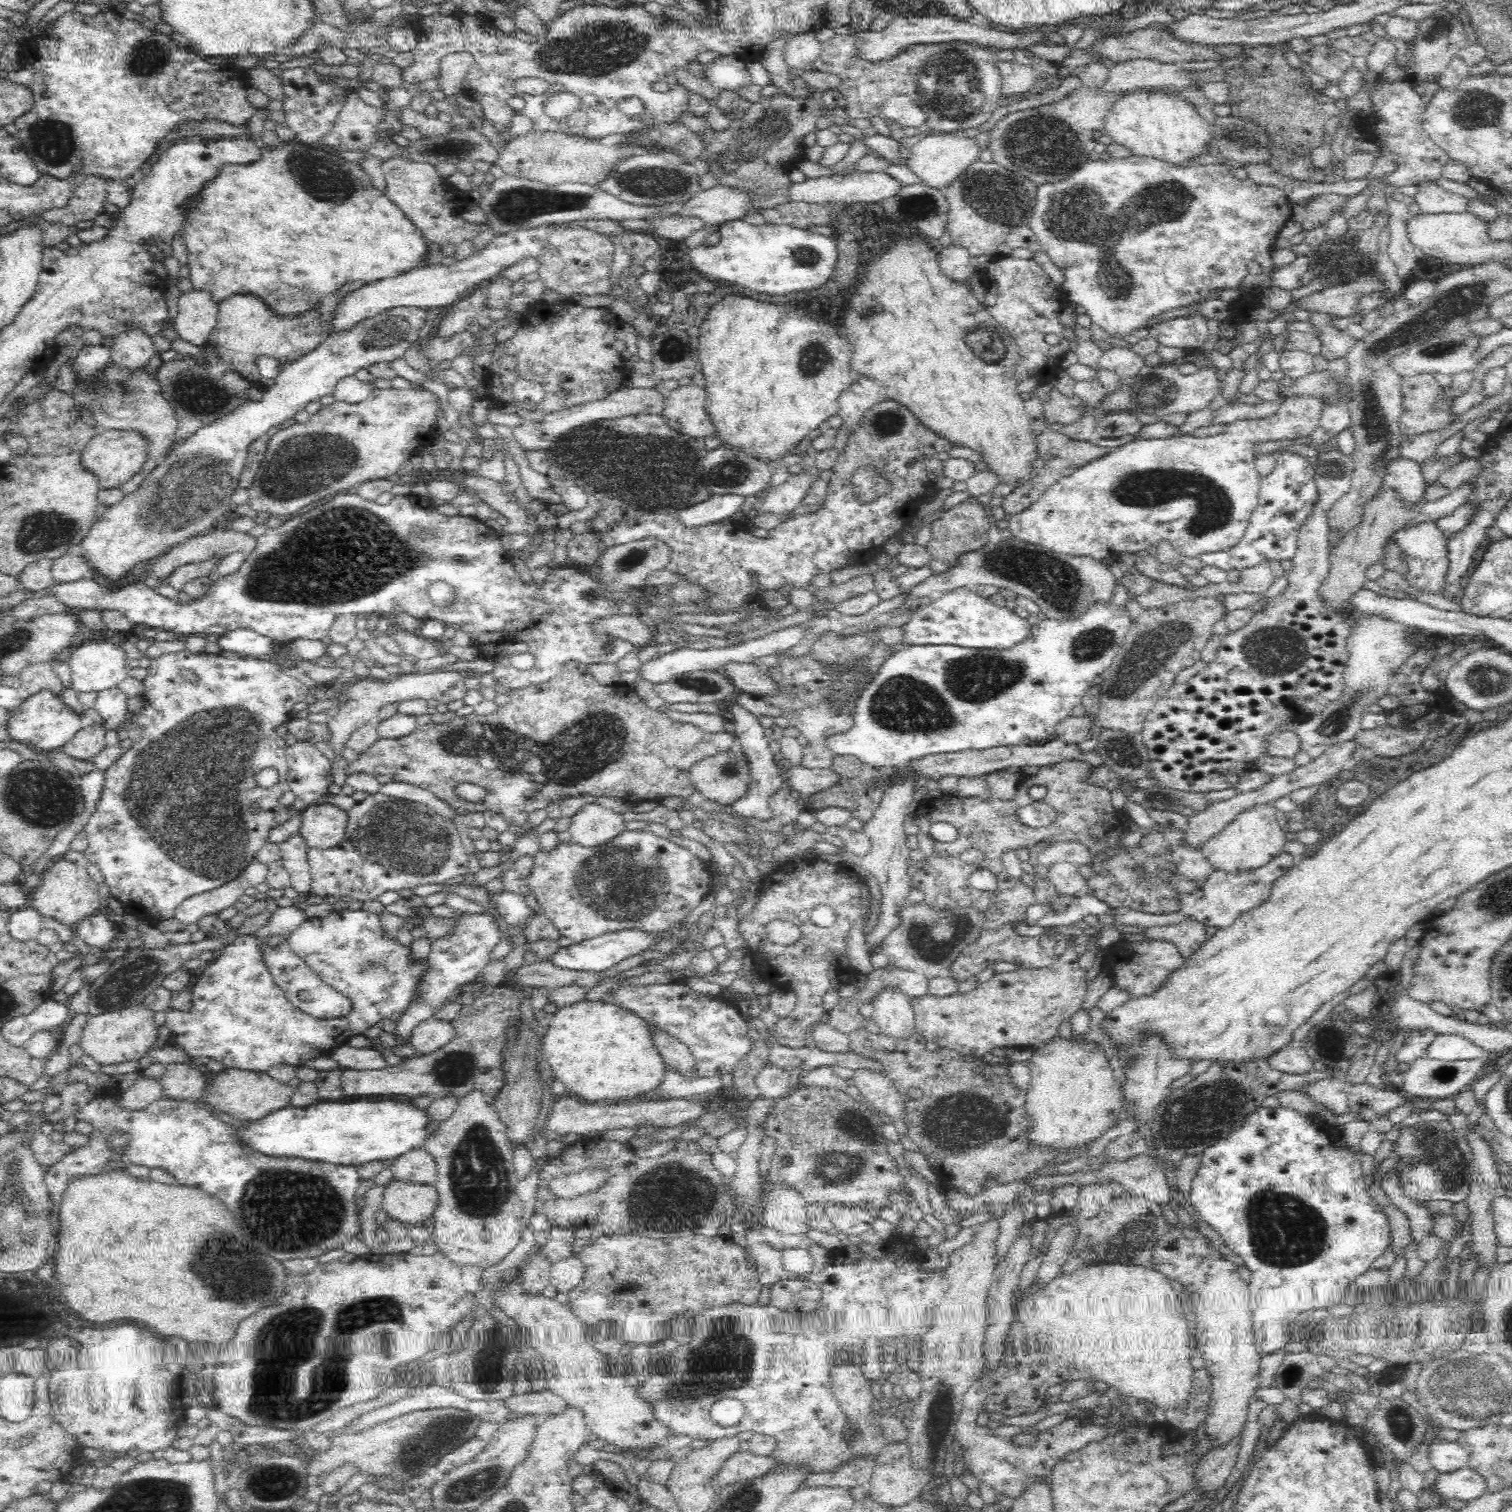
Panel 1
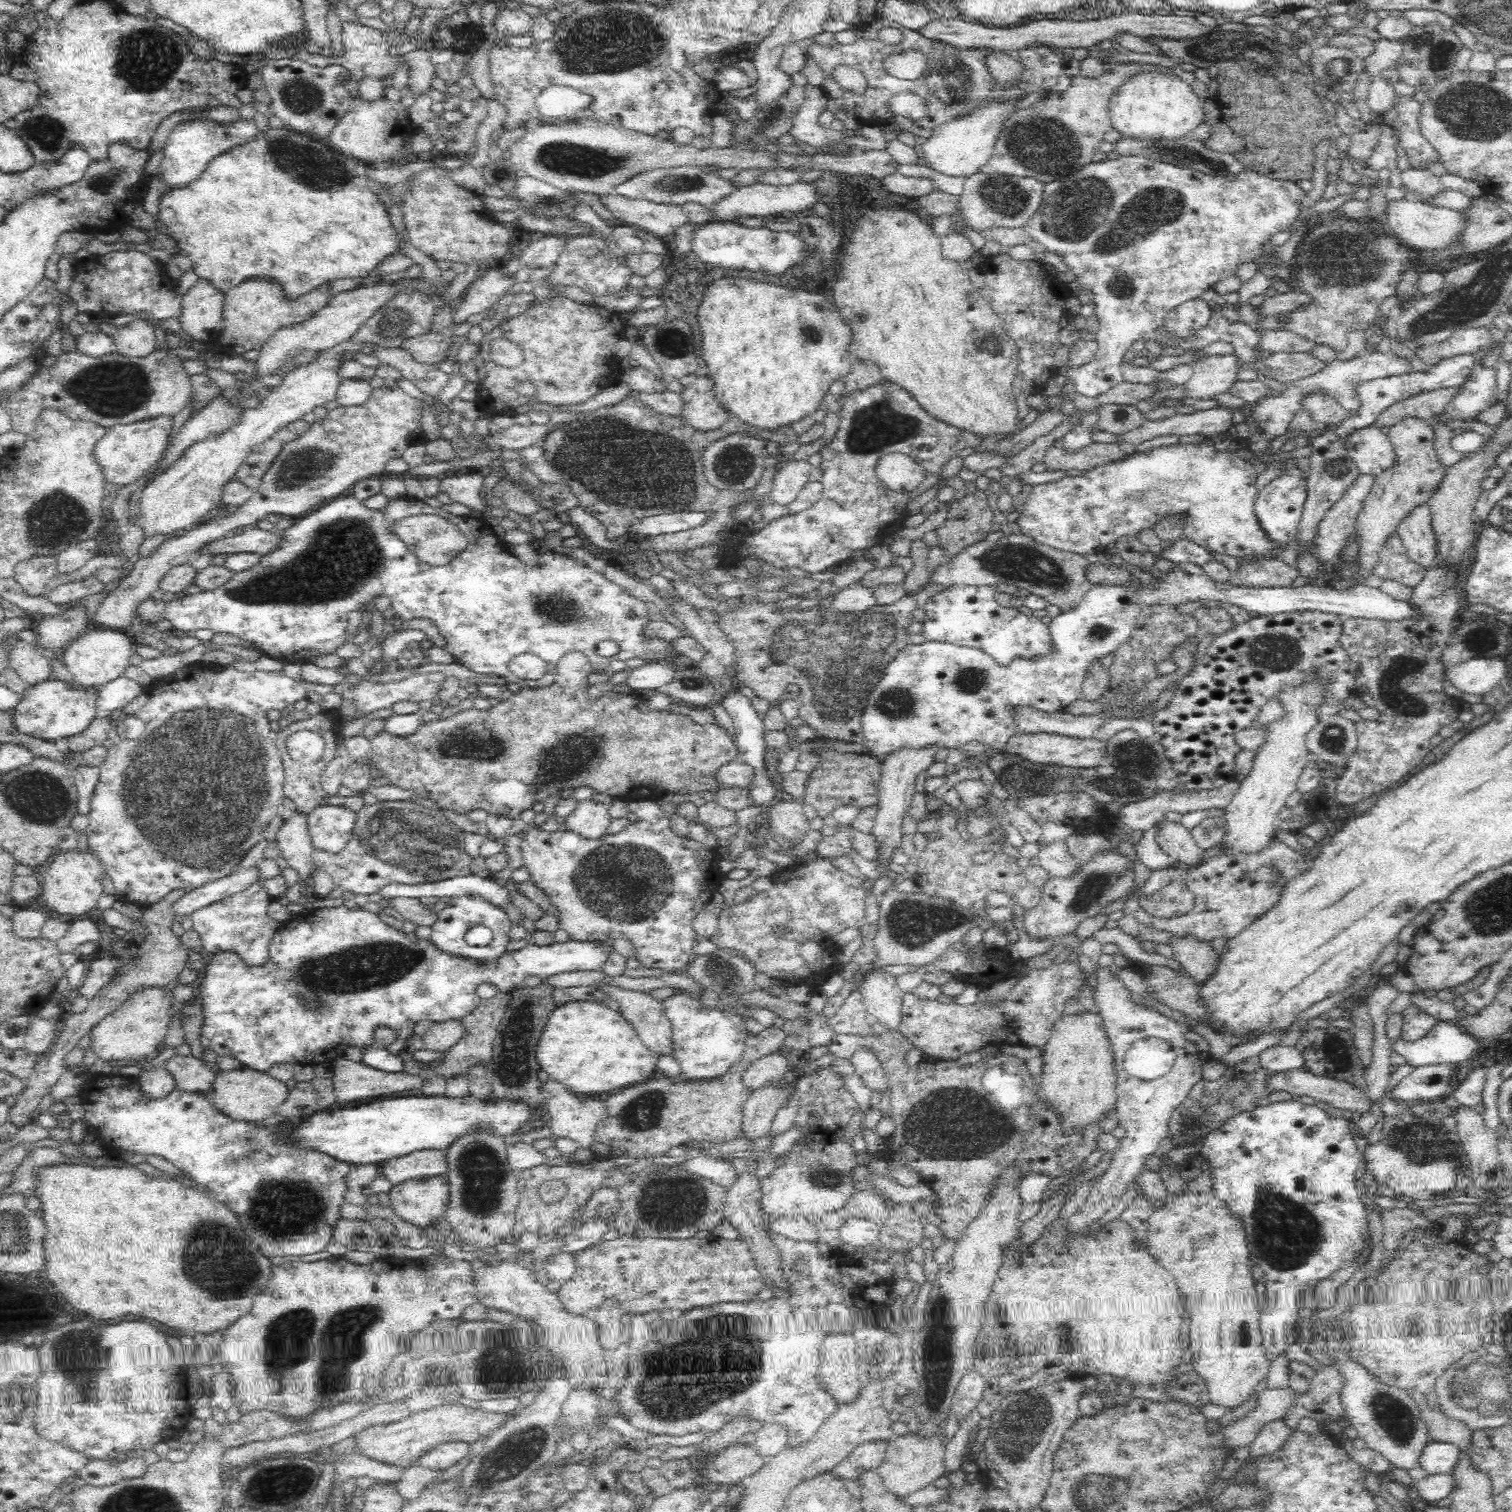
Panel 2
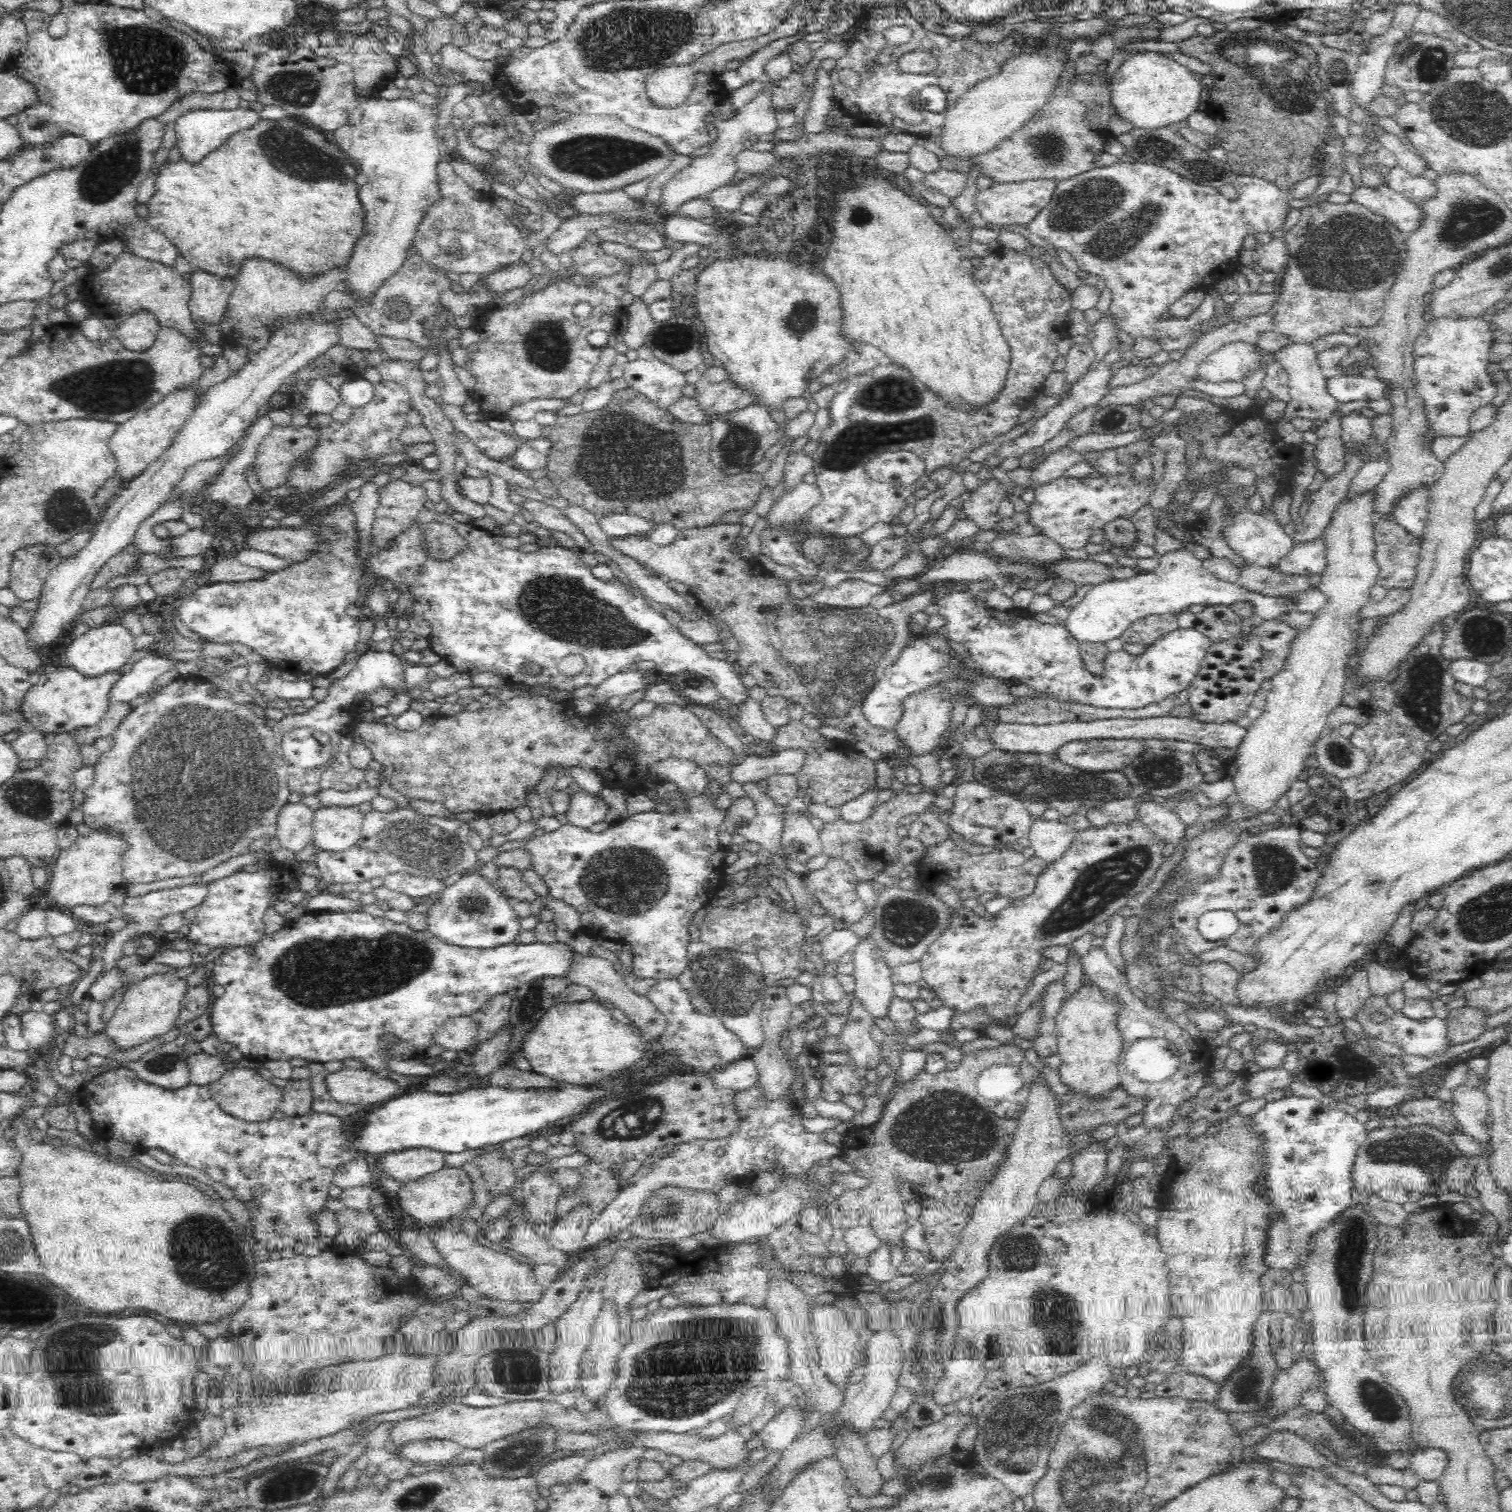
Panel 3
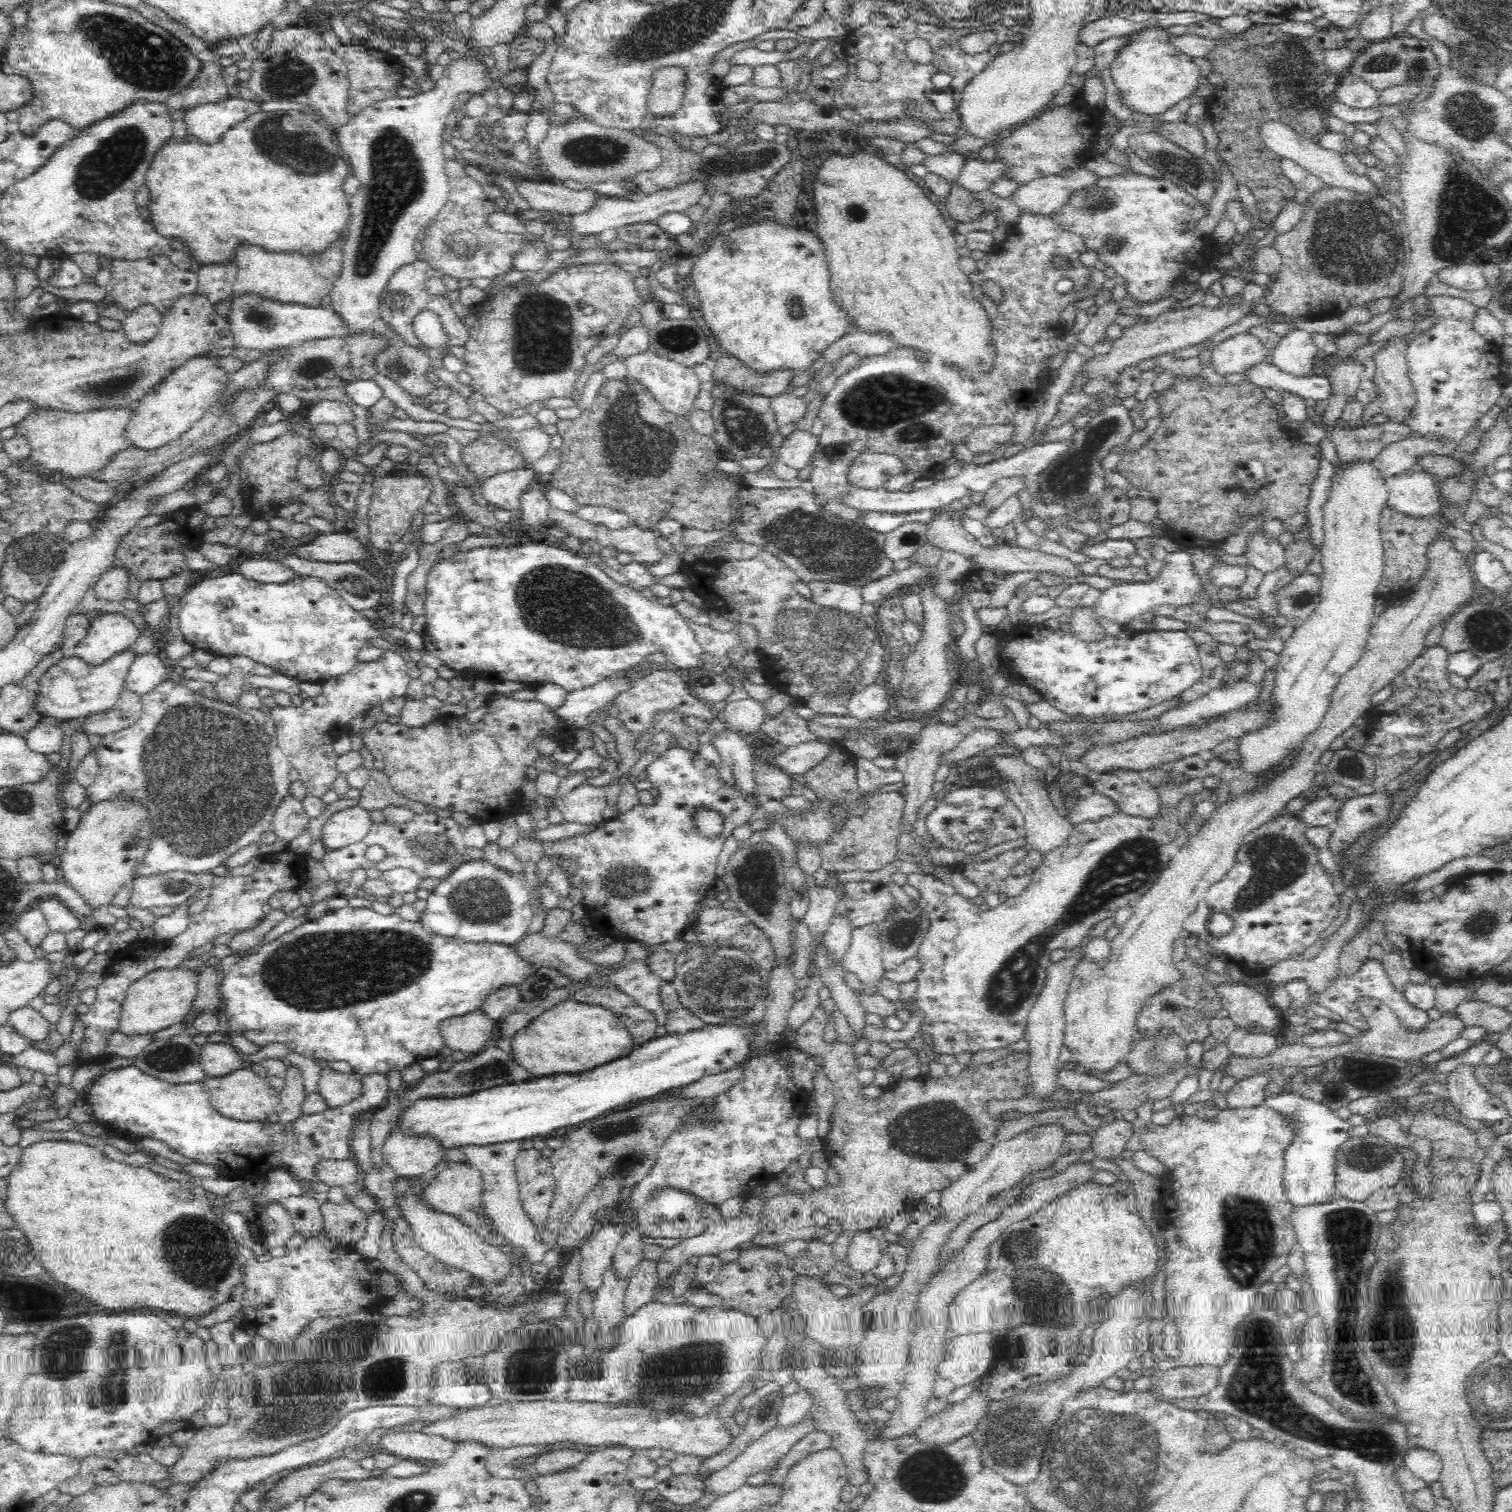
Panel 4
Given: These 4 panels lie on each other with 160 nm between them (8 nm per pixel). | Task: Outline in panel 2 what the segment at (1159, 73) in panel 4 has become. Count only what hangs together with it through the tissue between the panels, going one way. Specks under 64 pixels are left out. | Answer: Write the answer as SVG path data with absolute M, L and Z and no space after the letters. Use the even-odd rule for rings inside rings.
M1138 74L1134 80L1128 80L1110 98L1109 118L1111 128L1120 132L1122 137L1134 140L1182 140L1192 134L1198 126L1205 124L1203 102L1190 84L1186 84L1170 74Z

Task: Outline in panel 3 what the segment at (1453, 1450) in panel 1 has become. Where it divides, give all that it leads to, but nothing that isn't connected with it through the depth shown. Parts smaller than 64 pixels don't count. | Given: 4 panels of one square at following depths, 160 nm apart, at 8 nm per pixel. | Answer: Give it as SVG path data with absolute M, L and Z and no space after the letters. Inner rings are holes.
M1418 1448L1411 1455L1412 1470L1421 1481L1438 1480L1446 1470L1448 1457L1442 1448Z

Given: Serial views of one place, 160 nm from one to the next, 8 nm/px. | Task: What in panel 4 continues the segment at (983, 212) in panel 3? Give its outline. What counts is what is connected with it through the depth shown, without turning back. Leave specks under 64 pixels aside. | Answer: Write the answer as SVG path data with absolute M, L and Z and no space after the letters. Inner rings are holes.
M1085 167L1076 172L1038 177L1018 186L1009 199L1016 204L1021 214L1027 212L1034 216L1049 216L1066 204L1076 189L1092 184L1097 178Z

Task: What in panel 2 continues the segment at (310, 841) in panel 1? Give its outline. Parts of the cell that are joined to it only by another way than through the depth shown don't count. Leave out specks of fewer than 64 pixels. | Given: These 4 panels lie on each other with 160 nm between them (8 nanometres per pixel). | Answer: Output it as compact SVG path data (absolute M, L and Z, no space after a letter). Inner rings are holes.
M321 805L306 815L313 849L340 852L351 840L356 813L342 806Z

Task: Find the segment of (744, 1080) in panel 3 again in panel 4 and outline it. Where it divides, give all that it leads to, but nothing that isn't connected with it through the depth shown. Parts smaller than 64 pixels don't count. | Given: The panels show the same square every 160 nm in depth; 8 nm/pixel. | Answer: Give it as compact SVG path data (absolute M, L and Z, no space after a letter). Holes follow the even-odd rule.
M744 1063L729 1069L720 1072L720 1074L704 1076L700 1080L680 1088L680 1093L684 1097L710 1098L728 1092L730 1088L739 1084L745 1076Z

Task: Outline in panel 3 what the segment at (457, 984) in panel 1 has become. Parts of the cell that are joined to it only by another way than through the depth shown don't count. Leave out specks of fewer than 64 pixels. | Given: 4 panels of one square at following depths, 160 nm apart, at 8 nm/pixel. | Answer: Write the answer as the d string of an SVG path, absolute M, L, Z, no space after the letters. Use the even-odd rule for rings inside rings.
M477 869L474 874L461 874L458 881L444 888L441 894L435 898L435 903L429 907L426 914L428 920L427 930L441 942L462 948L486 950L518 941L520 917L516 915L513 907L506 902L506 899L502 898L500 893L492 888L484 877L480 876Z

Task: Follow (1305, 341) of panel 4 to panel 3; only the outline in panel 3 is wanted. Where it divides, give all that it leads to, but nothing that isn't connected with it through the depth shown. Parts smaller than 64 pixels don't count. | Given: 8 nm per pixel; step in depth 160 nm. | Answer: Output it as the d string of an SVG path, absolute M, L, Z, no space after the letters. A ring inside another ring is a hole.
M1293 343L1275 354L1278 363L1283 365L1289 377L1289 399L1282 417L1282 422L1275 427L1276 433L1287 446L1298 448L1304 442L1302 432L1292 423L1294 418L1306 420L1326 420L1339 410L1338 399L1329 392L1327 386L1328 374L1322 372L1317 361L1317 352L1311 344Z

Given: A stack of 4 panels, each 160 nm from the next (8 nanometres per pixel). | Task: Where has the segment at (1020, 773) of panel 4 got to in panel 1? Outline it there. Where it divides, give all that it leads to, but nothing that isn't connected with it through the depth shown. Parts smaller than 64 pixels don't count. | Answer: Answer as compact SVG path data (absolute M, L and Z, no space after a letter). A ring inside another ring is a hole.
M1062 862L1048 870L1046 878L1058 895L1075 898L1088 892L1088 881L1079 873L1078 867Z

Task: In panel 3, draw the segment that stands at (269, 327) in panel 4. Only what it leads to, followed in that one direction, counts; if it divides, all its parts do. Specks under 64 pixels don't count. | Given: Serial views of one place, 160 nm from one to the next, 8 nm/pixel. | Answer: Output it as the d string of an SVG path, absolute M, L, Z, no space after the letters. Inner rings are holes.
M340 310L334 312L334 314L335 317L338 317L339 324L341 324L339 344L342 347L352 351L360 350L368 353L374 353L381 348L377 337L372 335L370 330L362 325L354 314L350 315L346 311L340 313Z

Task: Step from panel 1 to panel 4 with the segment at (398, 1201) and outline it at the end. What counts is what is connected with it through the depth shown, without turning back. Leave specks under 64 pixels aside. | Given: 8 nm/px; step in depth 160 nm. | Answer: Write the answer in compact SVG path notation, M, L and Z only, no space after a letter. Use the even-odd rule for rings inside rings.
M453 1162L448 1165L448 1168L436 1174L430 1182L426 1183L419 1190L417 1197L432 1212L456 1216L475 1229L483 1224L481 1215L478 1213L482 1206L482 1187L481 1174L475 1168L466 1162Z

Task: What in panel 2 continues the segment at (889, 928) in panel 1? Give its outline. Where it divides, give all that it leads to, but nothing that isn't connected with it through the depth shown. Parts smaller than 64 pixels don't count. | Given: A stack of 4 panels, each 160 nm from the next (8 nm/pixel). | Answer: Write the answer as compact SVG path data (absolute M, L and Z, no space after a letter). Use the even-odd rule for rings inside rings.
M920 748L920 750L902 750L894 755L888 755L881 760L881 782L878 788L879 802L876 808L876 820L874 820L874 828L870 831L870 835L875 838L878 848L878 856L874 860L874 866L878 870L878 874L882 878L892 879L892 886L900 880L899 877L893 879L890 874L890 864L894 860L896 848L900 848L902 842L902 821L908 815L910 810L910 802L915 794L916 779L919 774L925 774L926 768L934 762L934 756L938 754L938 748Z

